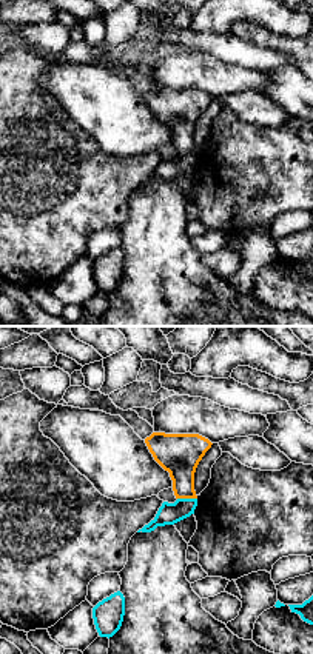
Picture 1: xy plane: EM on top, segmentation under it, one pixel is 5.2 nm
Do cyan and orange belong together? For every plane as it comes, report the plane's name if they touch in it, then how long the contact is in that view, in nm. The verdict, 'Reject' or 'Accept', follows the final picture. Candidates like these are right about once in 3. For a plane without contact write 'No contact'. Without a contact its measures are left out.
Touches cyan in xy. Shared border 100 nm

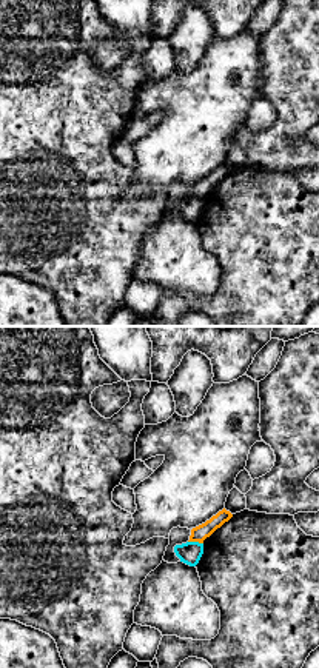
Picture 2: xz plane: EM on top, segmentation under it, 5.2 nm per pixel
Touches cyan in xz. Shared border 80 nm

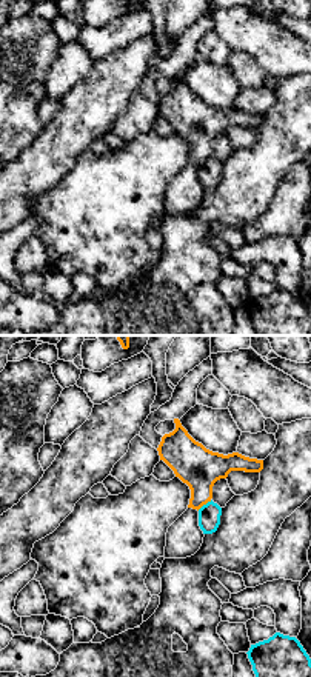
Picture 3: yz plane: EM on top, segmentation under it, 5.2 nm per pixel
Touches cyan in yz. Shared border 90 nm

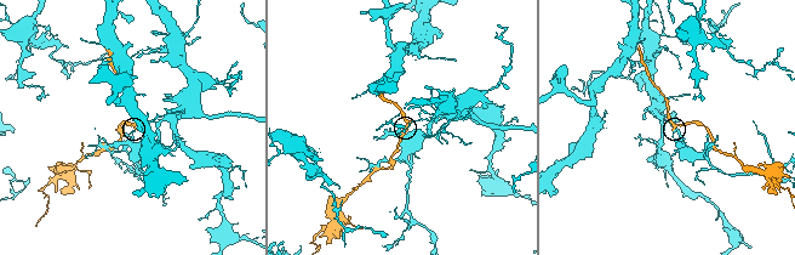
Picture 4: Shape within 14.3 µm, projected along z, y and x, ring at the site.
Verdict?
Reject

